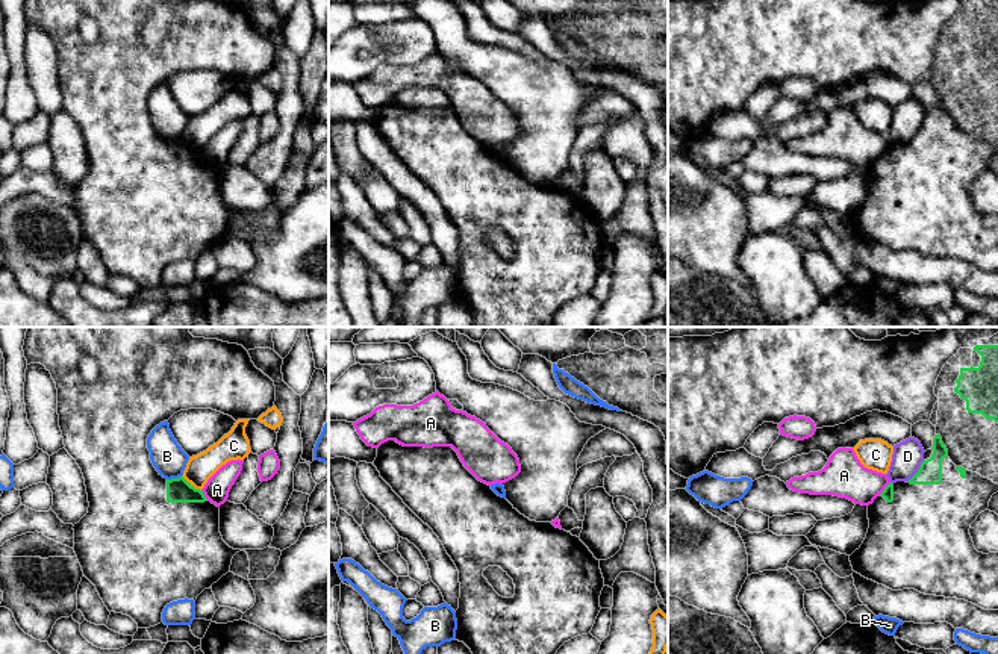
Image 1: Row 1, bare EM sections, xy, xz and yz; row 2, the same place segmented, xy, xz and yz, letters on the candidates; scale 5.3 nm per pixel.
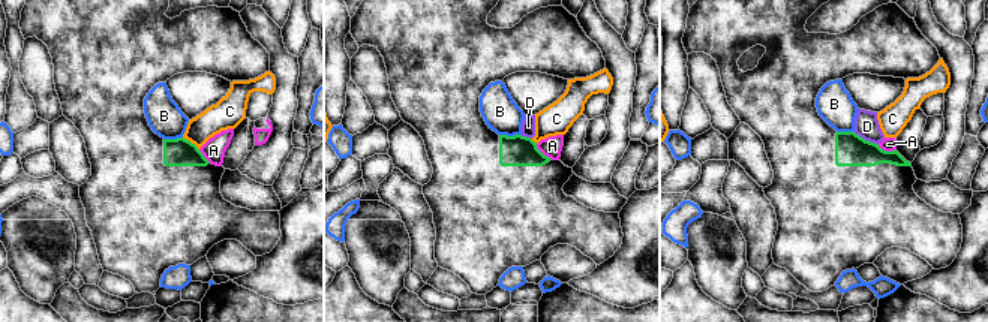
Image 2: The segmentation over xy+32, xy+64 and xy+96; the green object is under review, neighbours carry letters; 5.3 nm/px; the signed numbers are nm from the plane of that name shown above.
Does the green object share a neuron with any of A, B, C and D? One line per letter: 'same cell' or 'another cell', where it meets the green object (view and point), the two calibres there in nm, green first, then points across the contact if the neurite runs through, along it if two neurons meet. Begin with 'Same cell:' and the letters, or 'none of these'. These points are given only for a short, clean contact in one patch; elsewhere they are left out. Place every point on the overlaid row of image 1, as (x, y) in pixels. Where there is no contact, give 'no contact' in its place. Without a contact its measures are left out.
Same cell: none of these
A: another cell; contact yz (885, 489); calibres 60 and 220 nm; border yz (889, 482), (879, 495)
B: another cell; contact xy (173, 479); calibres 130 and 180 nm; border xy (180, 476), (167, 480)
C: another cell; contact xy (190, 483); calibres 130 and 150 nm; border xy (182, 476), (200, 491)
D: another cell; contact yz (918, 471); calibres 130 and 160 nm

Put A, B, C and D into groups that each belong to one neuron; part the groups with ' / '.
A / B / C / D

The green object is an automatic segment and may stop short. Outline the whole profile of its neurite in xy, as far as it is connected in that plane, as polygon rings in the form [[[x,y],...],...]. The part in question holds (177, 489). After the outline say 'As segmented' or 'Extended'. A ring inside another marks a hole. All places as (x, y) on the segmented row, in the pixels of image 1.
[[[27,327],[23,345],[27,365],[41,363],[51,374],[58,389],[58,415],[59,427],[64,438],[64,445],[68,454],[82,469],[86,494],[88,513],[74,524],[74,553],[82,566],[83,575],[95,586],[100,598],[109,612],[130,616],[138,628],[150,628],[162,622],[162,612],[167,604],[177,600],[197,600],[204,590],[212,587],[223,575],[230,572],[232,559],[236,553],[245,551],[250,560],[248,580],[267,580],[279,565],[282,551],[276,548],[264,550],[233,550],[220,533],[220,507],[212,504],[203,494],[195,489],[183,477],[167,480],[164,478],[150,460],[147,438],[151,430],[164,421],[168,421],[174,413],[188,409],[212,409],[238,419],[257,419],[262,413],[274,406],[276,386],[274,382],[254,366],[248,351],[238,344],[229,344],[218,339],[194,338],[189,327]]]. Extended

